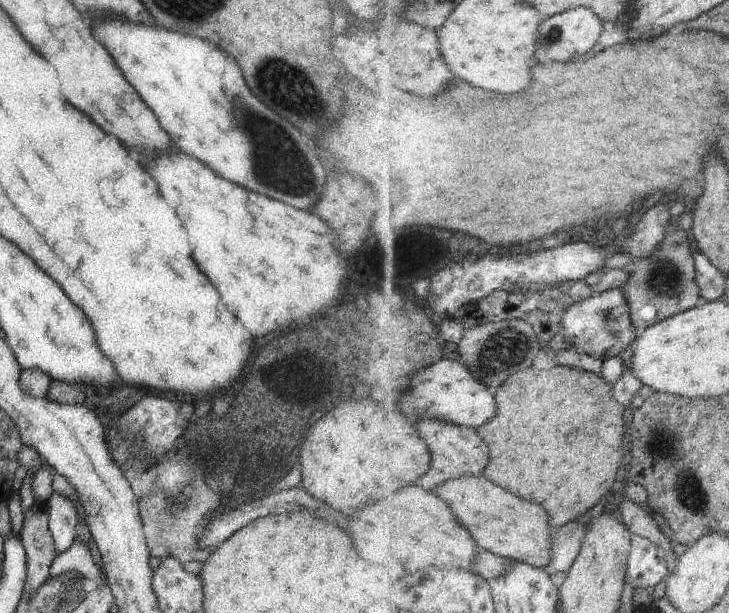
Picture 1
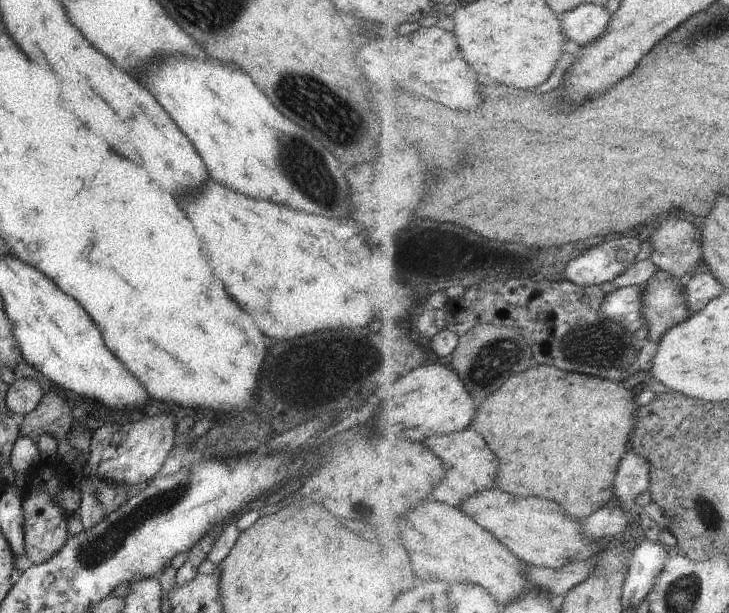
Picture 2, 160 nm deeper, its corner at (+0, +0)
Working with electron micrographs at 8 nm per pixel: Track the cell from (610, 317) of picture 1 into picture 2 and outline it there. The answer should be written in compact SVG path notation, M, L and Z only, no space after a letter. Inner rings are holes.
M645 285L621 287L605 296L602 311L611 320L617 321L628 331L637 332L643 324L644 317L643 293Z

